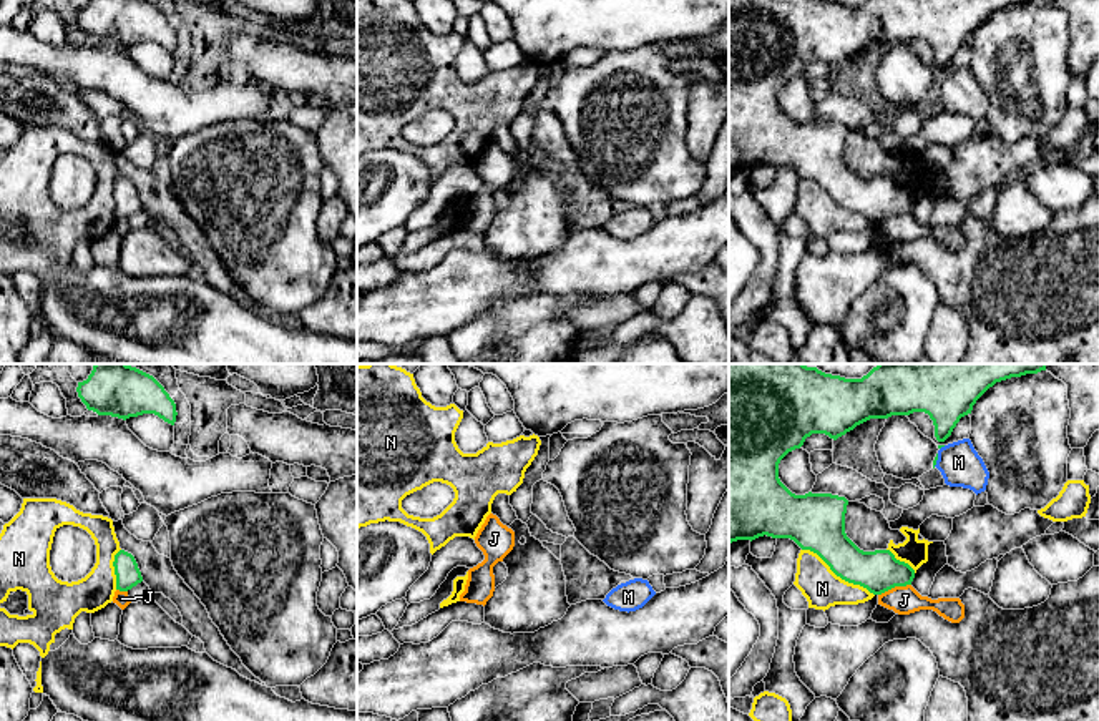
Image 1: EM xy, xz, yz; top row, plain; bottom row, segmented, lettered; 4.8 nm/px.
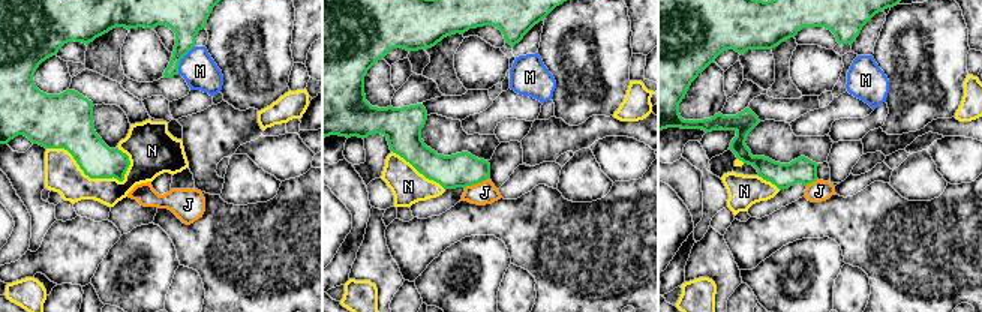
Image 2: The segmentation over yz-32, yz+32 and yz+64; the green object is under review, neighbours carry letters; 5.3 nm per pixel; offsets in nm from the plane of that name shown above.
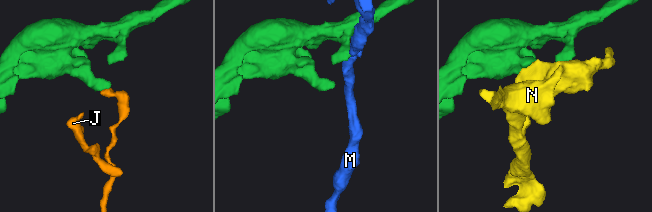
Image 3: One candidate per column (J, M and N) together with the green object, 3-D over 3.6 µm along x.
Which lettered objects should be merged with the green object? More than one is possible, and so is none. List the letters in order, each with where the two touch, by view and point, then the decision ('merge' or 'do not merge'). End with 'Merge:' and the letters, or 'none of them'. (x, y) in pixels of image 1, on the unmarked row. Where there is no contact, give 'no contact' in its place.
J: yz (893, 215) | do not merge
M: yz (937, 87) | do not merge
N: yz (839, 203) | do not merge
Merge: none of them

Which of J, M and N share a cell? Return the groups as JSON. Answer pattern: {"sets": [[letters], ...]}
{"sets": [["J"], ["M"], ["N"]]}

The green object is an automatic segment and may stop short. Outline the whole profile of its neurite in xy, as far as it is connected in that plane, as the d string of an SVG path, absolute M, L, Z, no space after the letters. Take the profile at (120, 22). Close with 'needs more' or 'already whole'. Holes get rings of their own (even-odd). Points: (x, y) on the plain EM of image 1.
M91 0L78 10L78 25L88 38L118 47L154 42L174 53L176 32L164 15L146 0Z; already whole

